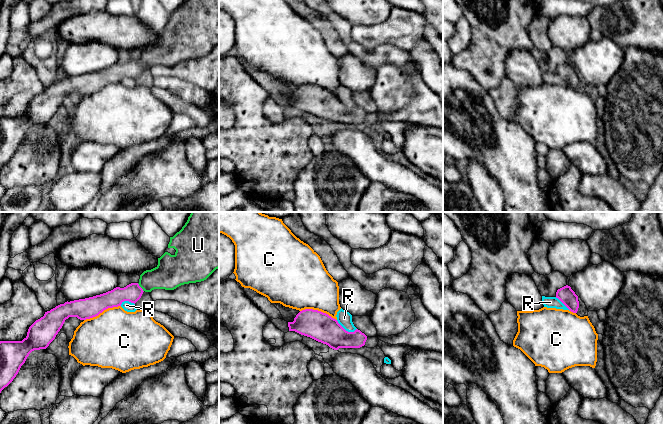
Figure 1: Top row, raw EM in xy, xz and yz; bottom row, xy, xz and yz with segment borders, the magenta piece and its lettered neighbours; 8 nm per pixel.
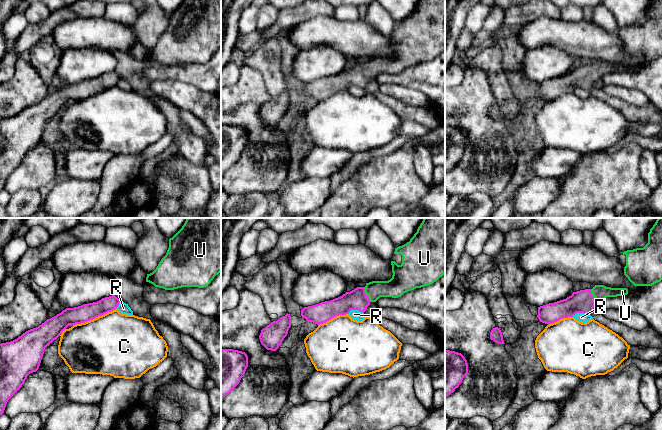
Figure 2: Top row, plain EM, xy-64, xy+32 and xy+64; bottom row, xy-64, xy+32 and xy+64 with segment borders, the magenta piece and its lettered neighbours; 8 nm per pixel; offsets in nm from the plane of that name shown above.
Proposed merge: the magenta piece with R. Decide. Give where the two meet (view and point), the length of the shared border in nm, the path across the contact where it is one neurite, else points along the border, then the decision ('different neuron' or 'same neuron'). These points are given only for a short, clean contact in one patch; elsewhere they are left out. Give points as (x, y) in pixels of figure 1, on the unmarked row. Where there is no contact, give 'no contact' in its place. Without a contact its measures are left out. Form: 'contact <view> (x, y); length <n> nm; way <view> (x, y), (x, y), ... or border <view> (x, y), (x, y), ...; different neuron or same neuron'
contact xz (345, 106); length 180 nm; border xz (336, 96), (348, 107), (356, 105); different neuron

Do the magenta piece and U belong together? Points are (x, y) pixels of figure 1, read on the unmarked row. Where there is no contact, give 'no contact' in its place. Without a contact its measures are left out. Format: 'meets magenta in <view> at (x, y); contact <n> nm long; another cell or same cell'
meets magenta in xy at (140, 63); contact 90 nm long; same cell

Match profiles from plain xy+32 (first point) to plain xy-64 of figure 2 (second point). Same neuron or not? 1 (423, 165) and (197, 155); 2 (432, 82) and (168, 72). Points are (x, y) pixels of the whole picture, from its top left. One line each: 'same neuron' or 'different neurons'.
1: same neuron
2: same neuron

